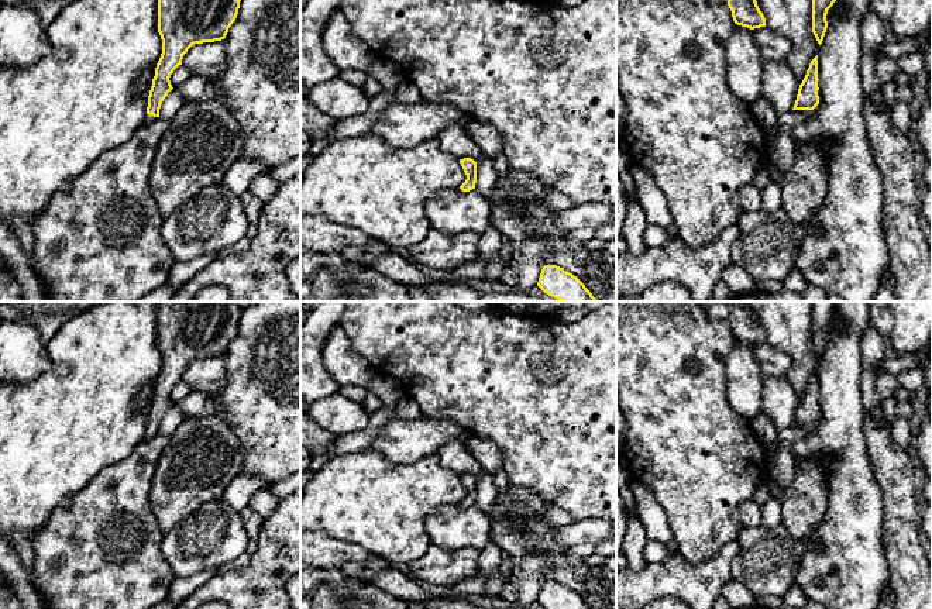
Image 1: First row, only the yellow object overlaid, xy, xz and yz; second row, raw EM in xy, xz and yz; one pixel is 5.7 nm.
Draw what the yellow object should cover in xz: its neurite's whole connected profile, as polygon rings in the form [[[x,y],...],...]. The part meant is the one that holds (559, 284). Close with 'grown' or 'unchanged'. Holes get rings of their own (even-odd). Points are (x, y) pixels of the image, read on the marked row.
[[[544,265],[537,286],[560,302],[598,302],[585,285],[557,265]]]; unchanged

